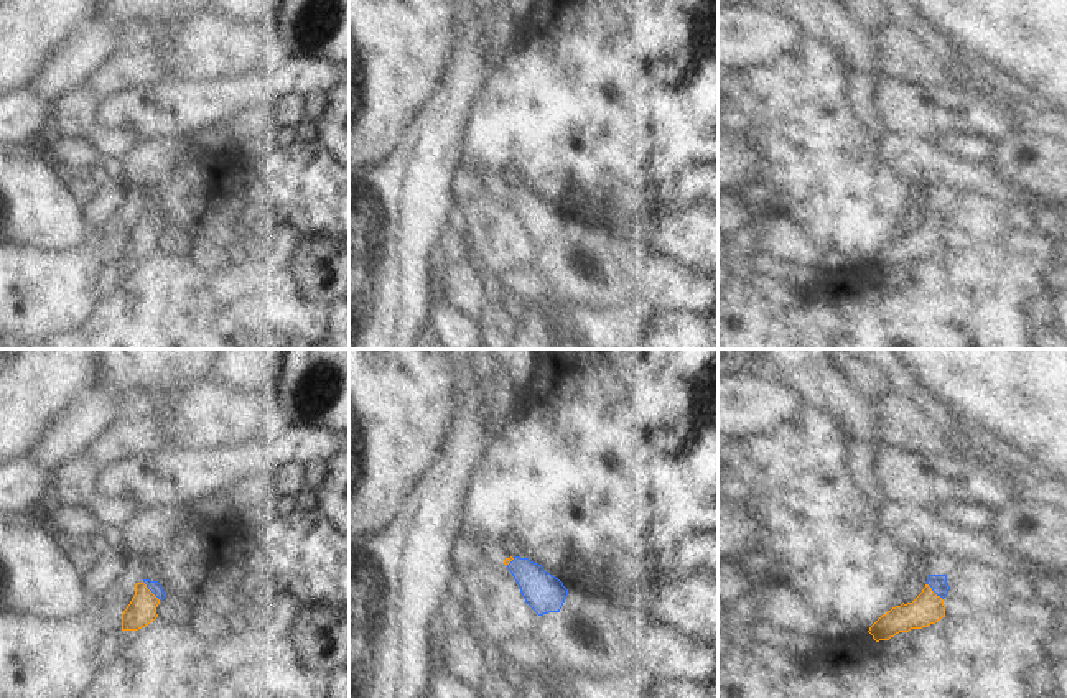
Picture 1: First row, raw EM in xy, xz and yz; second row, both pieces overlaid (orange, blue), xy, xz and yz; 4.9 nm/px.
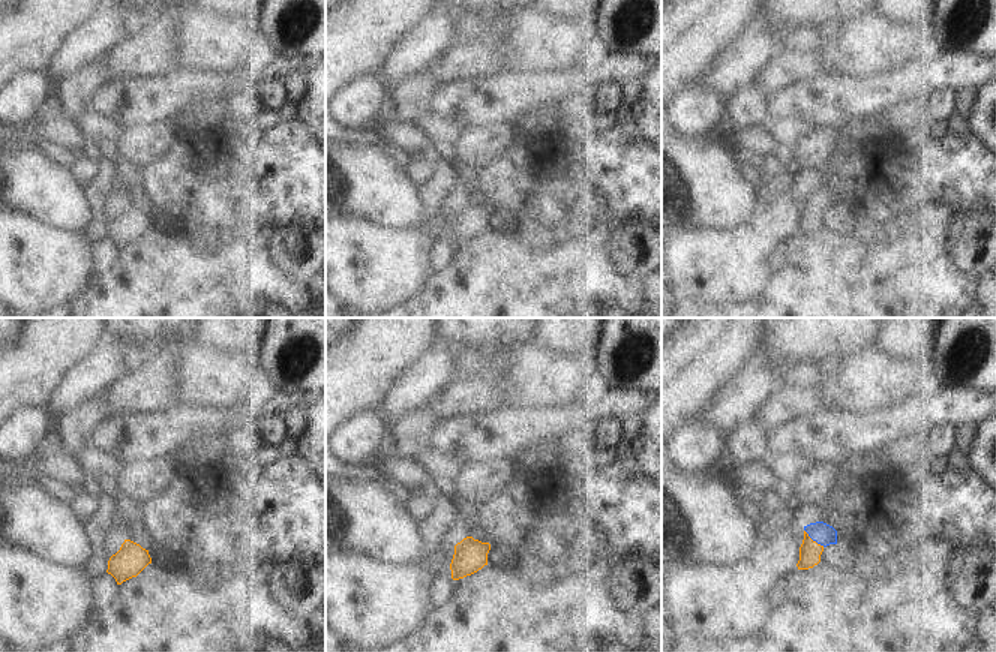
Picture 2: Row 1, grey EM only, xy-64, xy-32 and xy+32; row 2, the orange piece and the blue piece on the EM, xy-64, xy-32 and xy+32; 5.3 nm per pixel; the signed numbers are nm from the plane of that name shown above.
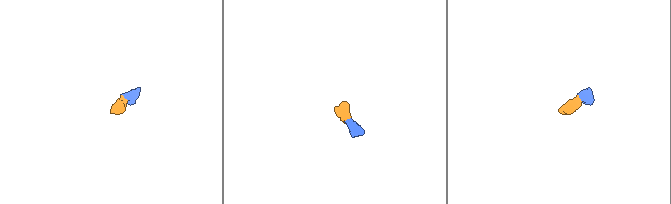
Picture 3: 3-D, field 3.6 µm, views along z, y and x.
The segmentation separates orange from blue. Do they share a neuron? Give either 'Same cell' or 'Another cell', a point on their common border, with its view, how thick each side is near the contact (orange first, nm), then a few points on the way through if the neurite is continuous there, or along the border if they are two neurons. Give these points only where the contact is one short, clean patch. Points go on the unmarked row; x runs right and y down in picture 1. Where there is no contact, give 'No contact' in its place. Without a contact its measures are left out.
Same cell. Touches orange at xy (150, 223). Thickness 140 nm (orange) against 60 nm. Path across: xy (142, 241), (150, 223), (153, 218).

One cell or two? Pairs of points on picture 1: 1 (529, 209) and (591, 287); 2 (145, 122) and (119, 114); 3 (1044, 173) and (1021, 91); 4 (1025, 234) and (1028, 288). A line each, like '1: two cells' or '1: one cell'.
1: one cell
2: one cell
3: two cells
4: two cells

